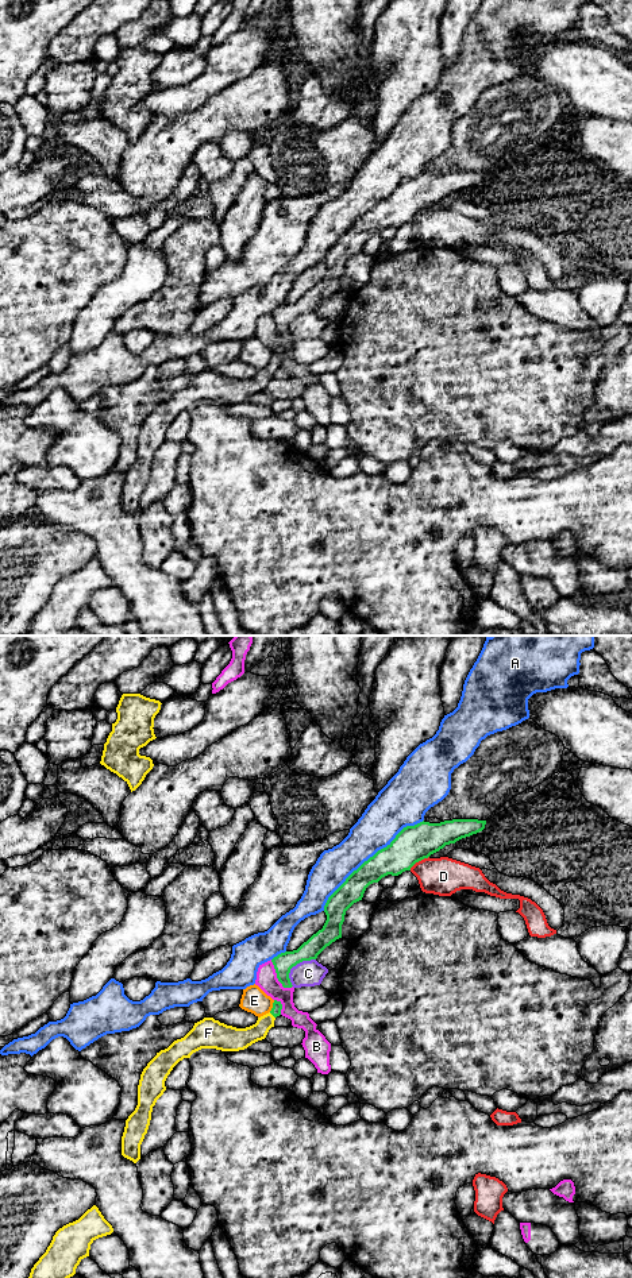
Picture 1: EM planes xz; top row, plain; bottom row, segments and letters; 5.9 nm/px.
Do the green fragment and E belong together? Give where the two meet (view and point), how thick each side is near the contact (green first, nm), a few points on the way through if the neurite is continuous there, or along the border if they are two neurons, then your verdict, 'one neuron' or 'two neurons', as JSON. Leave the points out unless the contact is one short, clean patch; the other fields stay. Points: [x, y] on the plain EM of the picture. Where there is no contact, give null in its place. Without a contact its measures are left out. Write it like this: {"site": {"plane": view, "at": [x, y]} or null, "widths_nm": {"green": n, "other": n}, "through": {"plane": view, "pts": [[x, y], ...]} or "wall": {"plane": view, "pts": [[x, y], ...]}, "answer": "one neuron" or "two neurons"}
{"site": {"plane": "xz", "at": [273, 358]}, "widths_nm": {"green": 60, "other": 150}, "wall": {"plane": "xz", "pts": [[274, 352], [269, 363]]}, "answer": "two neurons"}

